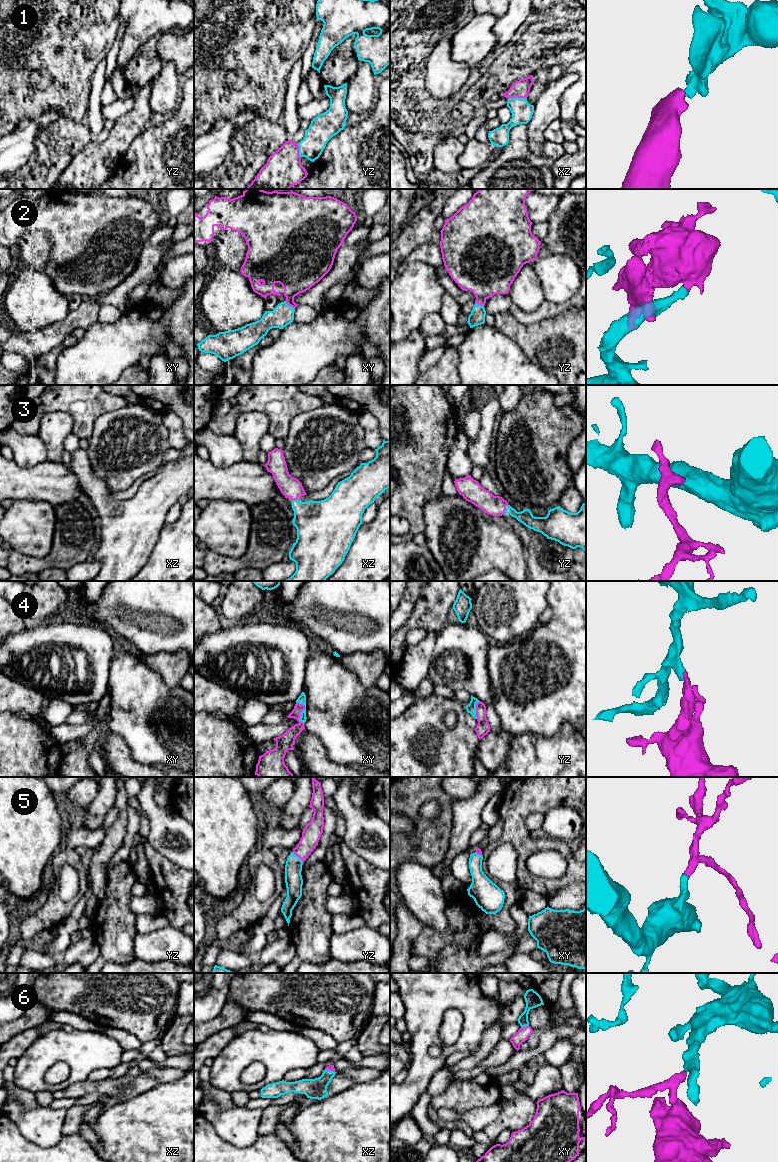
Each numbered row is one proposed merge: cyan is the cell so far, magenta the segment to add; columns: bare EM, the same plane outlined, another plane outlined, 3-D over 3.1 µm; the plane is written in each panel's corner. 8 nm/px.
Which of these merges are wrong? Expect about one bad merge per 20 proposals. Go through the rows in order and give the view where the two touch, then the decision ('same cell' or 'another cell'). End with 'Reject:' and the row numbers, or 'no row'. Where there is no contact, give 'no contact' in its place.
1: contact in xz; same cell
2: contact in xy; same cell
3: contact in yz; same cell
4: contact in xy; same cell
5: contact in yz; same cell
6: contact in xy; same cell
Reject: no row

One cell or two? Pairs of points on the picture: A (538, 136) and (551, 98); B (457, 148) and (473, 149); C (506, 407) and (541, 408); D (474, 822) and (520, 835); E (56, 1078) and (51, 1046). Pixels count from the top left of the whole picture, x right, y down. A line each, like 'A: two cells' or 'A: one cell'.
A: one cell
B: two cells
C: two cells
D: two cells
E: two cells

